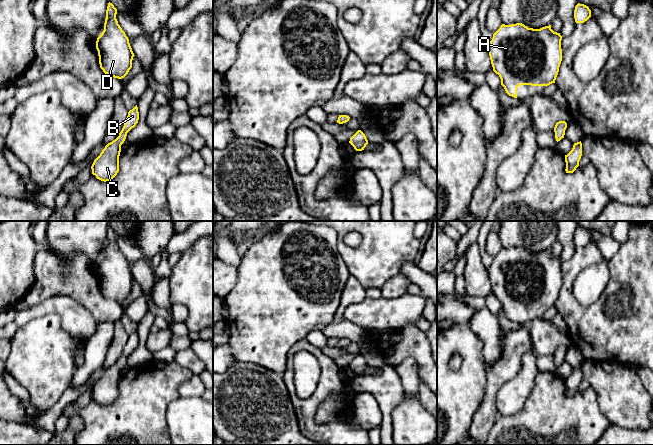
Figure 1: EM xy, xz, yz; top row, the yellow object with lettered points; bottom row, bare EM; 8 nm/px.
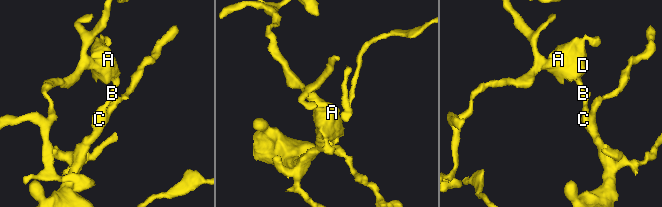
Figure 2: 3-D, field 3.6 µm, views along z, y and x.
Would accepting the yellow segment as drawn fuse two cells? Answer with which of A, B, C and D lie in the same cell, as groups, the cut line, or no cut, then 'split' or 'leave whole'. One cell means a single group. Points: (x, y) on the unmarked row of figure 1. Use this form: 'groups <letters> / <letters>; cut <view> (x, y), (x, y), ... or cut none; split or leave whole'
groups A B C D; cut none; leave whole

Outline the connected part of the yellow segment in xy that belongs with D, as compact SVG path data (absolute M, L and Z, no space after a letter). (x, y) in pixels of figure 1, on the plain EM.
M108 227L104 254L97 262L96 273L100 292L114 302L124 302L132 292L135 280L129 263L116 243L117 233Z

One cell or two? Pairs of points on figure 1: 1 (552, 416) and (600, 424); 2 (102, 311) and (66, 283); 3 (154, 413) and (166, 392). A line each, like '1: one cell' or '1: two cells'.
1: one cell
2: one cell
3: one cell

